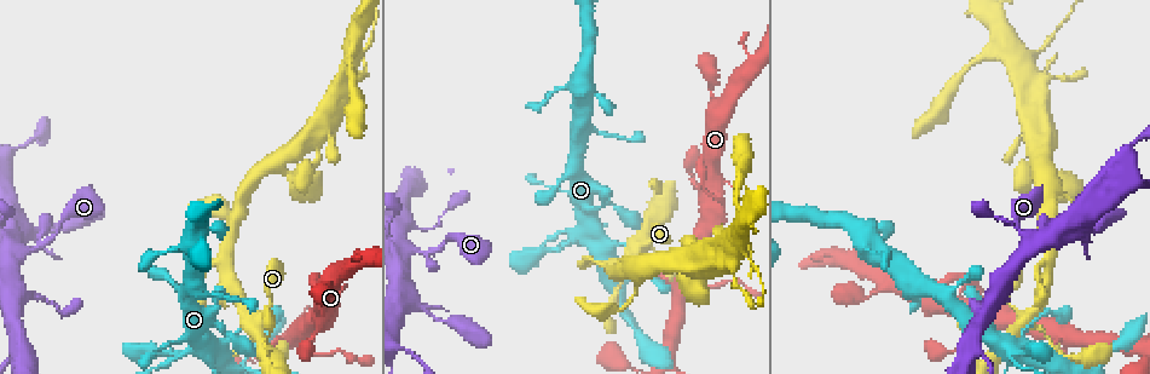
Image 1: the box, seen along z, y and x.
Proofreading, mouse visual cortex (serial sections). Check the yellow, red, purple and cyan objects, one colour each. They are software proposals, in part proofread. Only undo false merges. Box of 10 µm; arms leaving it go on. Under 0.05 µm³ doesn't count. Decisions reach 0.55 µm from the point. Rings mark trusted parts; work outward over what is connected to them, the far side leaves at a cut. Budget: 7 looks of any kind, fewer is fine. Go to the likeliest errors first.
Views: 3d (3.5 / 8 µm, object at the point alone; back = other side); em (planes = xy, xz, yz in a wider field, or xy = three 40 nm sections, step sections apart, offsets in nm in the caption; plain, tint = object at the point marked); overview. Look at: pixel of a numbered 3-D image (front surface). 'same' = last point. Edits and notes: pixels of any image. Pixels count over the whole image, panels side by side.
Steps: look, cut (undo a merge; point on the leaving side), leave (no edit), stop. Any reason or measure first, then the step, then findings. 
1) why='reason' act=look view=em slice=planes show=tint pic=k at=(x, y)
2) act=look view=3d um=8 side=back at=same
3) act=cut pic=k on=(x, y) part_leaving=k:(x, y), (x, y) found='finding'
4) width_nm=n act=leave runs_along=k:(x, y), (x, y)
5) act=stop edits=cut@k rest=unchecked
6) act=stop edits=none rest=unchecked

why='abrupt turn' act=look view=3d um=3.5 pic=1 at=(648, 239)

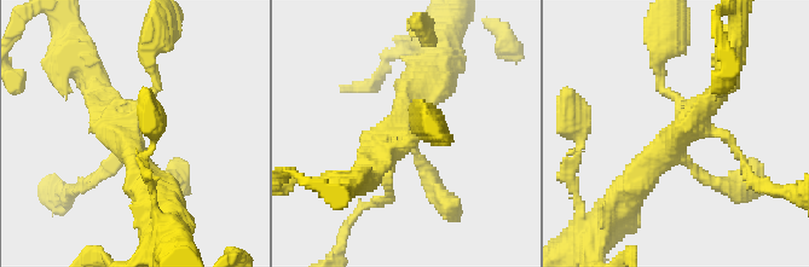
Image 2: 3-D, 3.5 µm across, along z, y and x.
why='need the tissue' act=look view=em slice=xy step=3 show=tint pic=2 at=(680, 128)

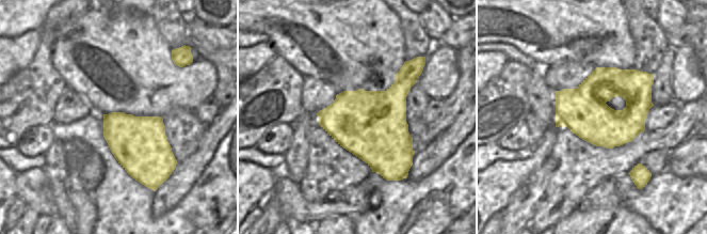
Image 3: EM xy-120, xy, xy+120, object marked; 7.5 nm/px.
width_nm=500 act=leave runs_along=2:(657, 64), (682, 131), (633, 187) found='continuous, no second cell'

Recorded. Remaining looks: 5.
why='sharp bend' act=look view=3d um=3.5 pic=1 at=(408, 252)

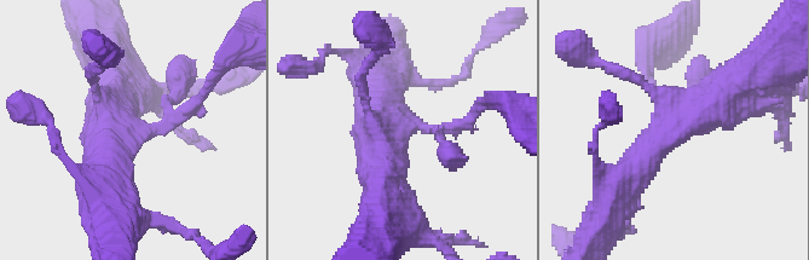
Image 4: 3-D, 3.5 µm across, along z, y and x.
act=look view=em slice=xy step=1 show=tint pic=4 at=(136, 132)

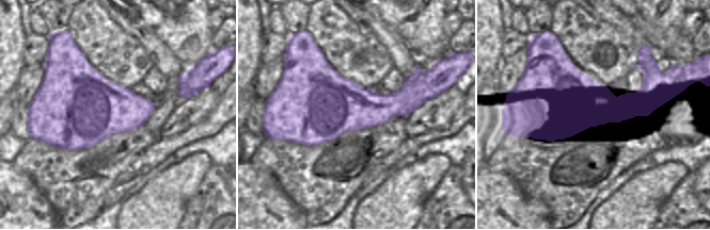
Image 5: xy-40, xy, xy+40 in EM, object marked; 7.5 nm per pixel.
act=leave runs_along=4:(473, 117), (392, 132), (381, 182) found='continuous, no second cell'

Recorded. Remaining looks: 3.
why='two arms in line, one across' act=look view=3d um=8 pic=1 at=(1047, 265)

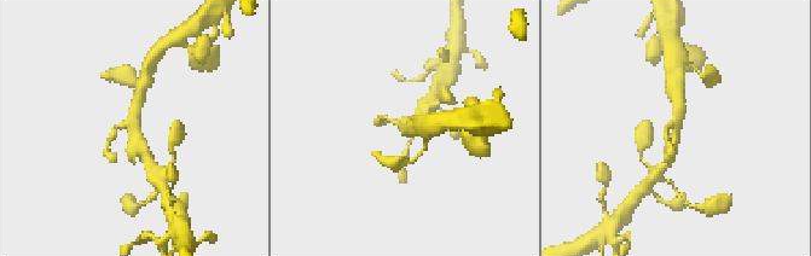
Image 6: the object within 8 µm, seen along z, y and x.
act=look view=em slice=xy step=1 show=tint at=same

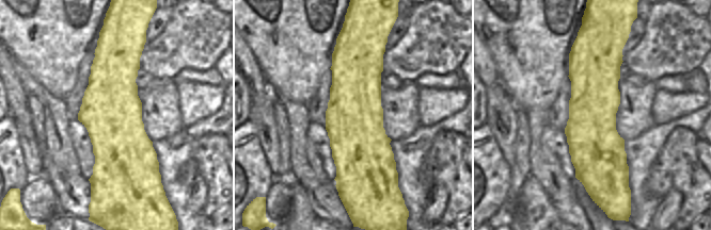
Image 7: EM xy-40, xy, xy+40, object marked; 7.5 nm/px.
arm_widths_nm=150,350,400 act=leave runs_along=7:(586, 44), (594, 66), (599, 184) found='continuous, no second cell'

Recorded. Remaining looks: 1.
act=stop edits=none rest=unchecked

